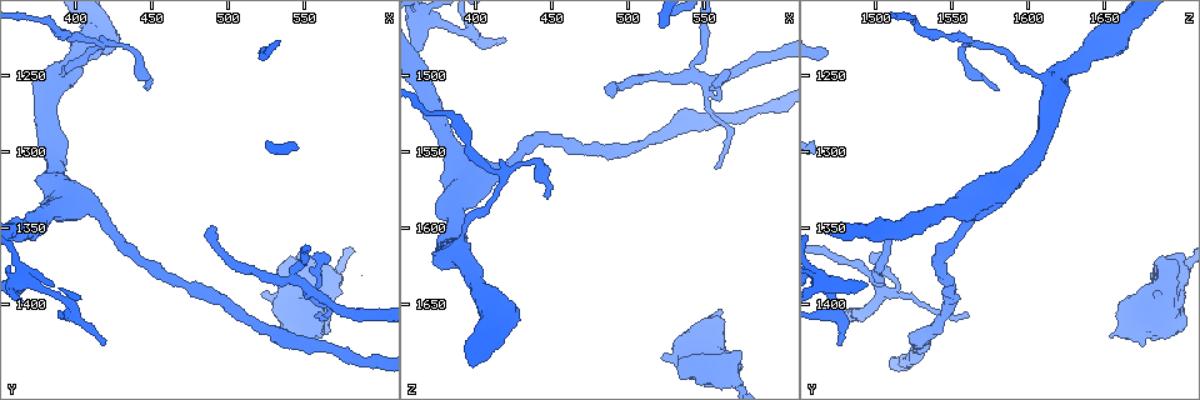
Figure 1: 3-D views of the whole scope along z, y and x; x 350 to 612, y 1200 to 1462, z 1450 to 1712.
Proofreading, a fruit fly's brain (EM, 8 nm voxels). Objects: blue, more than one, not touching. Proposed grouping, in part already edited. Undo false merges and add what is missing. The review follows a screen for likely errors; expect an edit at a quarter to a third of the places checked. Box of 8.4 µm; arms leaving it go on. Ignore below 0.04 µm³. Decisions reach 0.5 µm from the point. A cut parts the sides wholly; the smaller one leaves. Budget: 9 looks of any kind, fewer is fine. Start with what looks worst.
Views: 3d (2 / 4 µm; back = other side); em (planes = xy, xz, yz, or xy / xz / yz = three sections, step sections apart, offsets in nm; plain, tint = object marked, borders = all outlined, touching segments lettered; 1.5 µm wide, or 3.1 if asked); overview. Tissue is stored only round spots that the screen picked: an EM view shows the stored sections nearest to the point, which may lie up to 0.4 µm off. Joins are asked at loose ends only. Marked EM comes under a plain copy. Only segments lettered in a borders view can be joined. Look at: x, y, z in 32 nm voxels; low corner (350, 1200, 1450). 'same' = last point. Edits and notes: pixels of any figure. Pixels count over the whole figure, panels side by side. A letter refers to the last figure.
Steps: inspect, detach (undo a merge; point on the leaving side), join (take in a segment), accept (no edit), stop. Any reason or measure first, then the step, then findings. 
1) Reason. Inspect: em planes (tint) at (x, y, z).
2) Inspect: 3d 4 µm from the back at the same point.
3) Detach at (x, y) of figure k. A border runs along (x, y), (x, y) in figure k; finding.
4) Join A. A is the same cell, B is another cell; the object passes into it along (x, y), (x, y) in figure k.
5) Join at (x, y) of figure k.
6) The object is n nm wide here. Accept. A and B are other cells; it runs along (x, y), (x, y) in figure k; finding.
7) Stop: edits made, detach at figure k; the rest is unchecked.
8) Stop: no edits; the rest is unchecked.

An open end. Inspect: 3d 4 µm at (490, 1348, 1512).

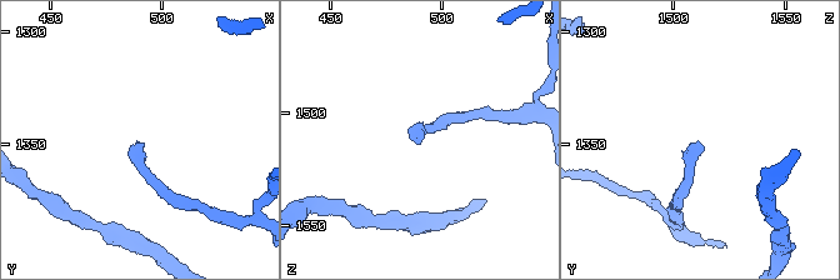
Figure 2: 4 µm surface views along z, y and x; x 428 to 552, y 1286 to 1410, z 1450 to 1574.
Inspect: em planes (tint) at (491, 1349, 1512).

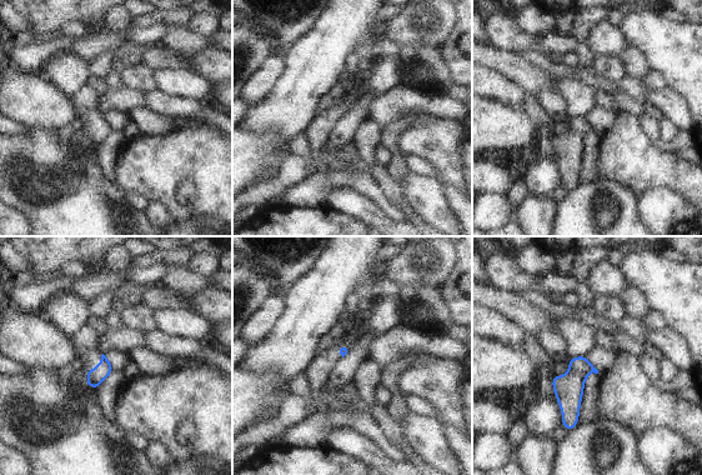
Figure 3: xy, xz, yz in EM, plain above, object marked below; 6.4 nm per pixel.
Inspect: em planes (borders) at the same point.

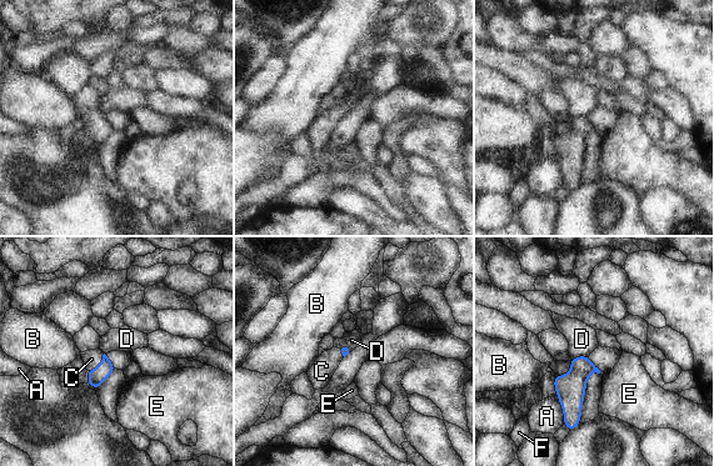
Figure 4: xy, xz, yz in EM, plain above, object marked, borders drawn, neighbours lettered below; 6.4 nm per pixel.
Join C. C is the same cell, A, B, D, E and F are other cells; the object passes into it along (96, 376), (99, 365), (91, 359) in figure 4; the neuron continues.

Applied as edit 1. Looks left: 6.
Inspect: overview.

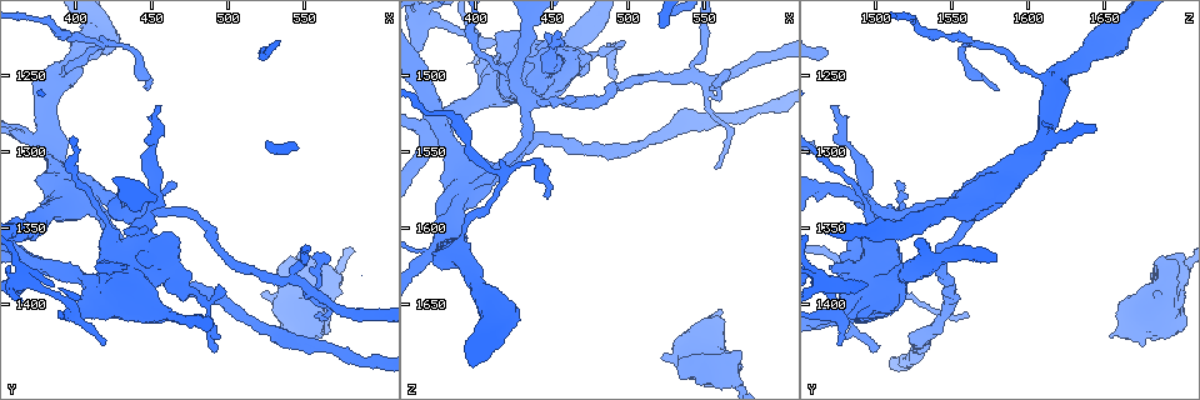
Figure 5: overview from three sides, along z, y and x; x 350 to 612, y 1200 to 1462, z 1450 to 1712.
Branch stops here. Inspect: em planes (borders) at (558, 1406, 1558).

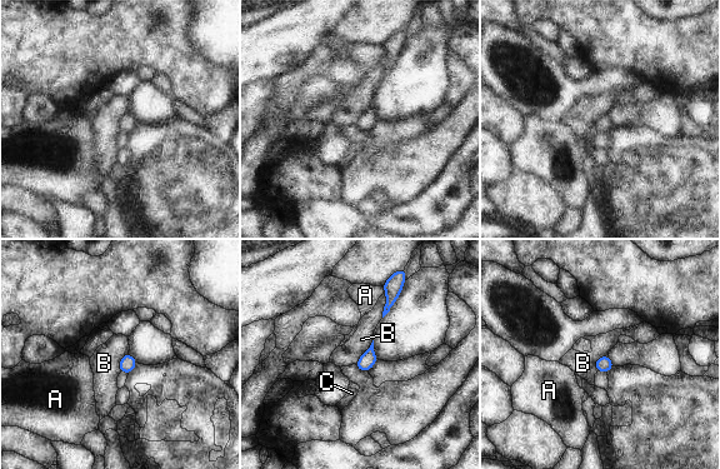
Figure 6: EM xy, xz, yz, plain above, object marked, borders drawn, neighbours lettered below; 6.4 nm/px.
Accept. A, B and C are other cells; a border runs along (385, 292), (385, 305), (381, 317) in figure 6; no lettered segment goes on from it.

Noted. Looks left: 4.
Narrows sharply. Inspect: em planes (borders) at (394, 1222, 1542).

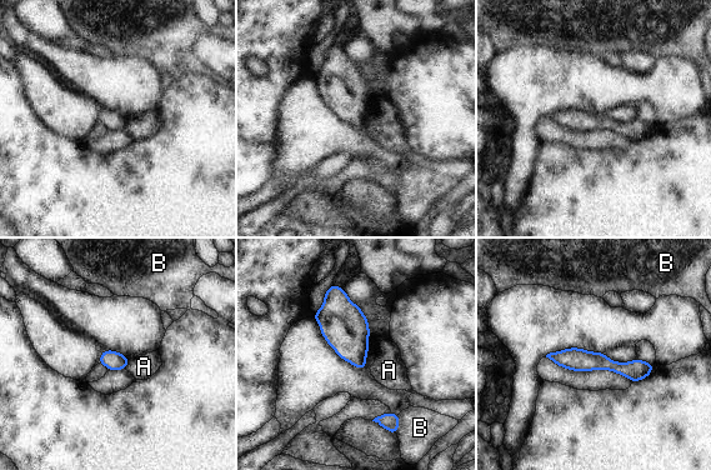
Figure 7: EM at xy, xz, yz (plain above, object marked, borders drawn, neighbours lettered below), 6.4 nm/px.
Accept. A and B are other cells; one neuron here.

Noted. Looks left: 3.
Stop: edits made, join at figure 4; the rest is unchecked.

